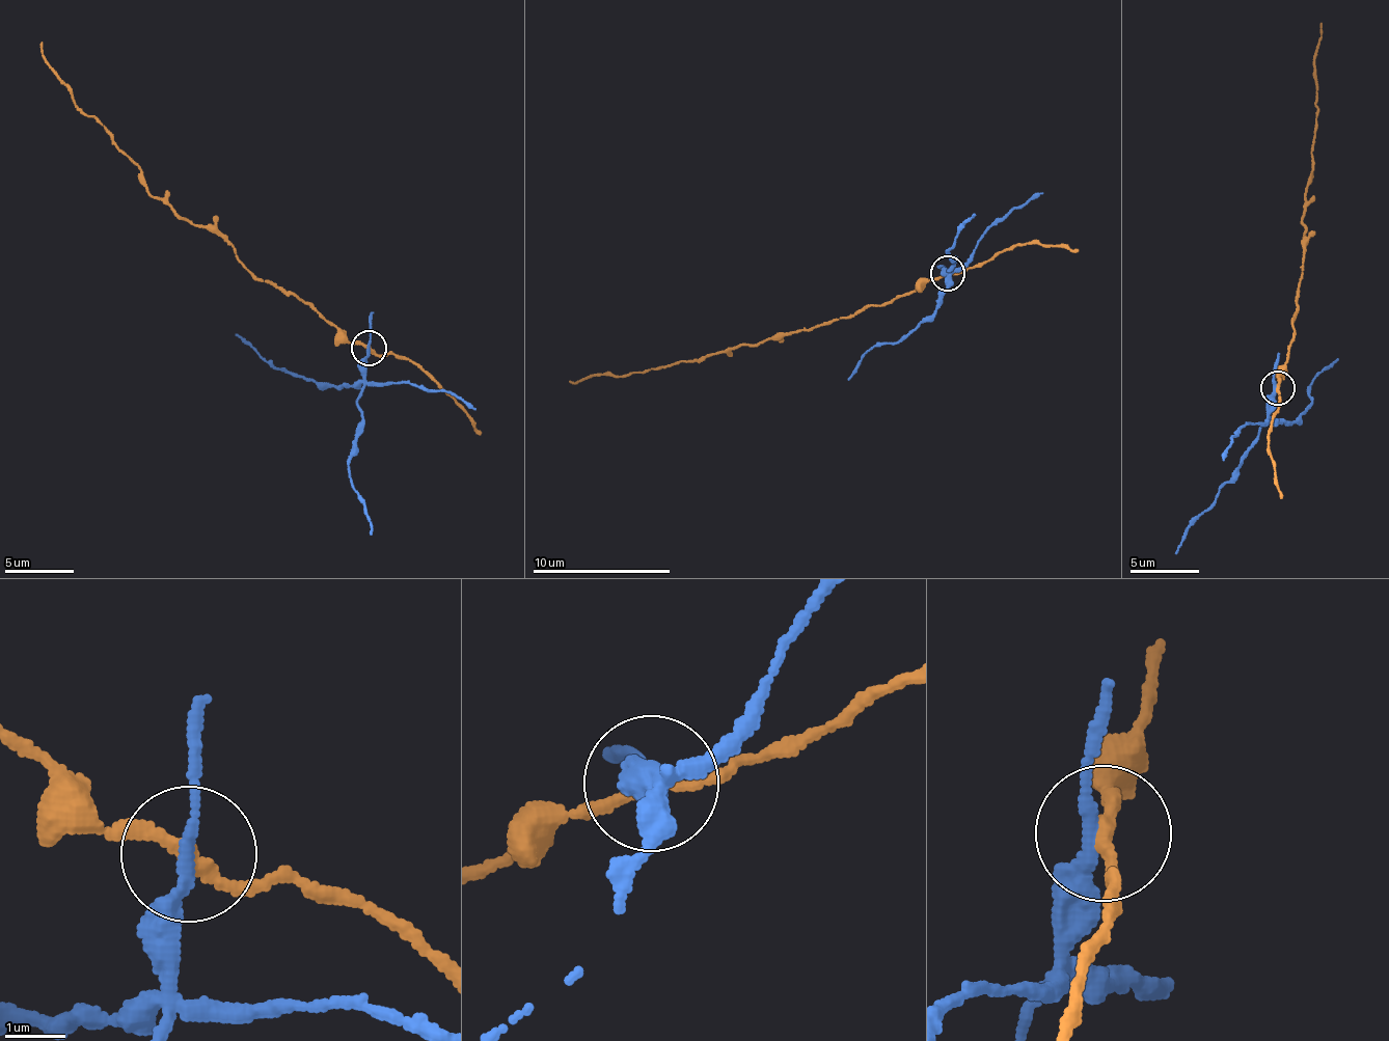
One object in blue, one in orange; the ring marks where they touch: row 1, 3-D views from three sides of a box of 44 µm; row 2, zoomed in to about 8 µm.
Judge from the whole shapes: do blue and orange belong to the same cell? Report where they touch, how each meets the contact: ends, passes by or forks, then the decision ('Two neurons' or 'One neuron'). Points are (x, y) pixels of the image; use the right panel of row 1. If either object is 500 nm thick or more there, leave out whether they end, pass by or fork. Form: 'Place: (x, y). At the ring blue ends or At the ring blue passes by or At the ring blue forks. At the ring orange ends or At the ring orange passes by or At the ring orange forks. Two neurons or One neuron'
Place: (1277, 387). At the ring blue passes by. At the ring orange passes by. Two neurons

